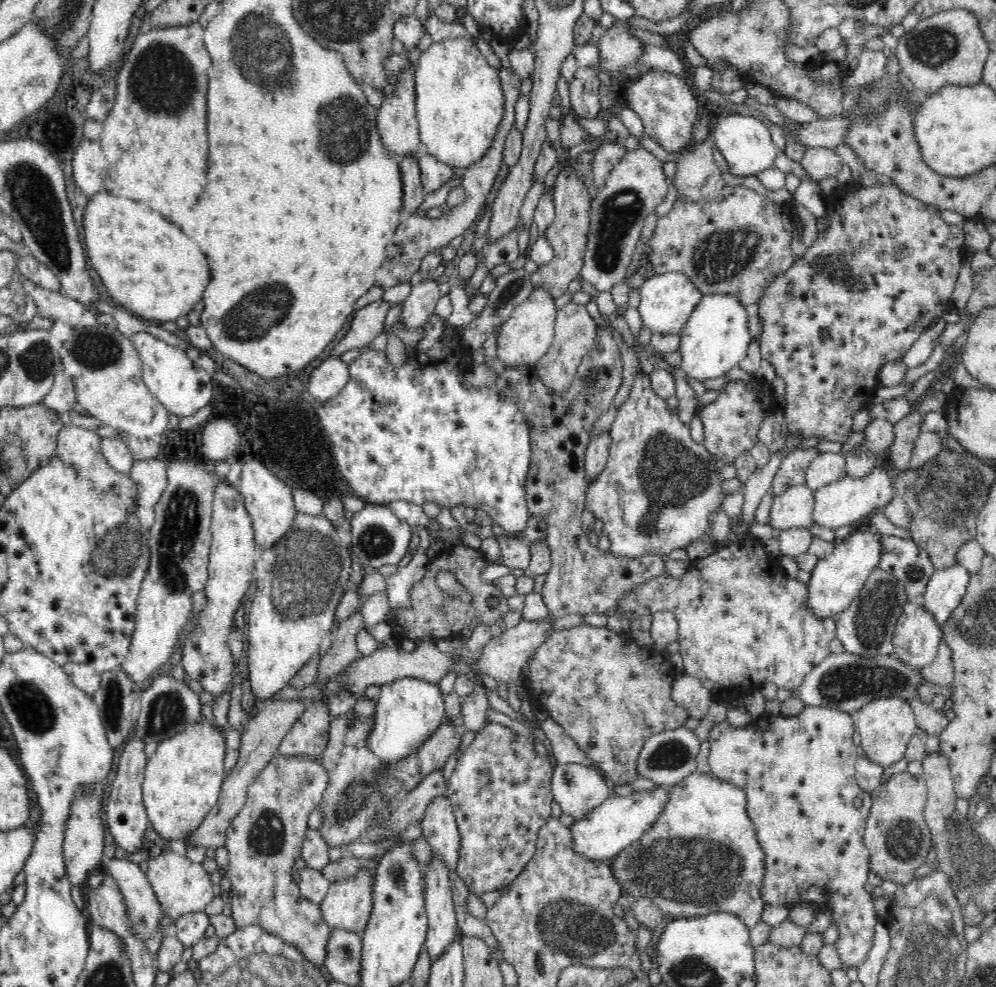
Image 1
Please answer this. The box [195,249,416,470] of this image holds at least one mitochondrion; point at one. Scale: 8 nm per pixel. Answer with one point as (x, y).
(239, 325)

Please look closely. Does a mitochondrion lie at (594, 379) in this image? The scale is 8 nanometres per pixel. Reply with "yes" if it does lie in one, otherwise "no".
yes

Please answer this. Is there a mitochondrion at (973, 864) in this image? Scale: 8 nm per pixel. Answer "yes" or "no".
yes

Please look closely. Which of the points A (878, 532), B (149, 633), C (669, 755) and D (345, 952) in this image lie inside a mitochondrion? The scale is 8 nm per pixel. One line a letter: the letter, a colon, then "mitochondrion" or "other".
A: other
B: other
C: mitochondrion
D: mitochondrion

